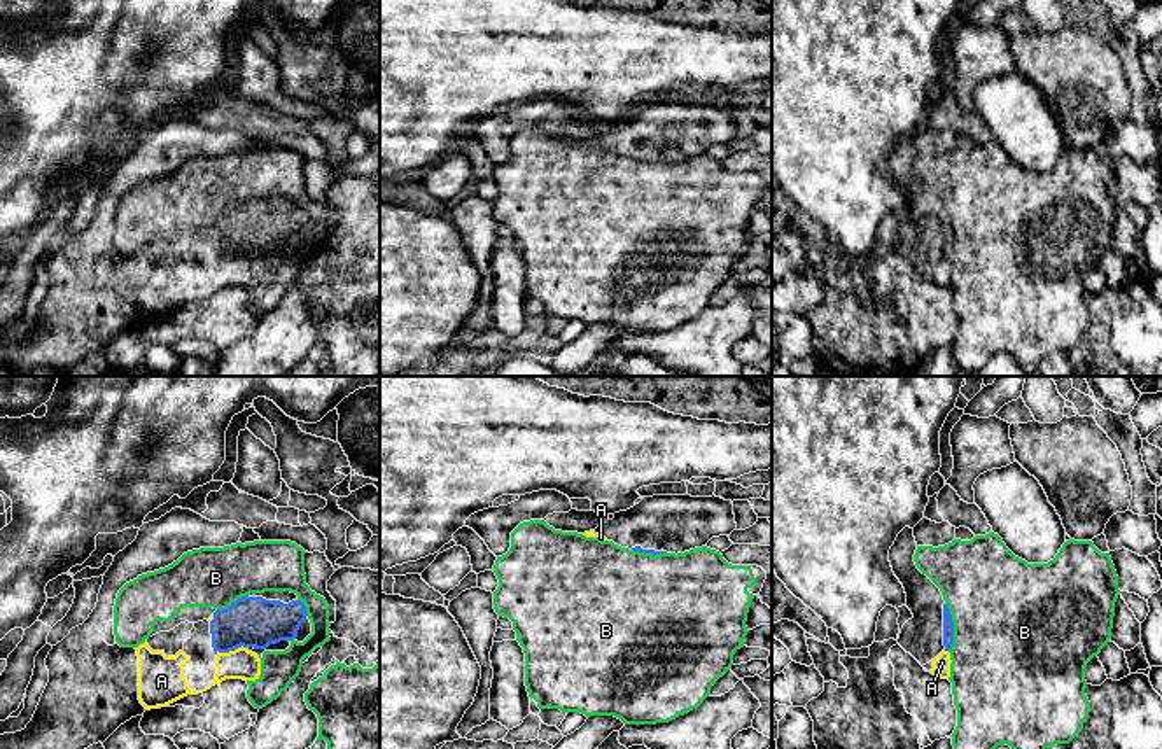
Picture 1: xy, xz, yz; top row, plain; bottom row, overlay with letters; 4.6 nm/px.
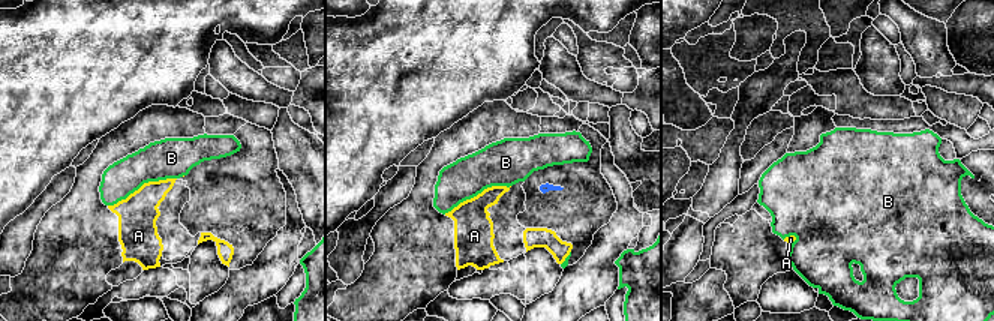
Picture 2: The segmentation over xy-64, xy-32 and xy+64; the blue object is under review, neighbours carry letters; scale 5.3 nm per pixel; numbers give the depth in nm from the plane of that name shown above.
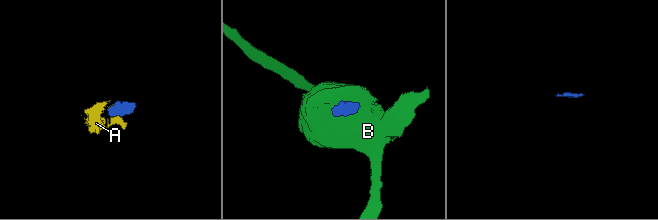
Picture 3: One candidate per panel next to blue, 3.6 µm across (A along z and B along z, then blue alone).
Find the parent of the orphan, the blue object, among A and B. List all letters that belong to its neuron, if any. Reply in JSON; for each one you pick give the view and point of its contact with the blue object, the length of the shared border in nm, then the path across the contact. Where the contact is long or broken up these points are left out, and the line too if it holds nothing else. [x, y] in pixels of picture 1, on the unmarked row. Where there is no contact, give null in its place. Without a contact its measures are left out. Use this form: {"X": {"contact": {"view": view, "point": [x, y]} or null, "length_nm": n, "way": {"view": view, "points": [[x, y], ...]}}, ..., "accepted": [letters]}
{"A": {"contact": {"view": "xy", "point": [230, 258]}, "length_nm": 110}, "accepted": ["A"]}

